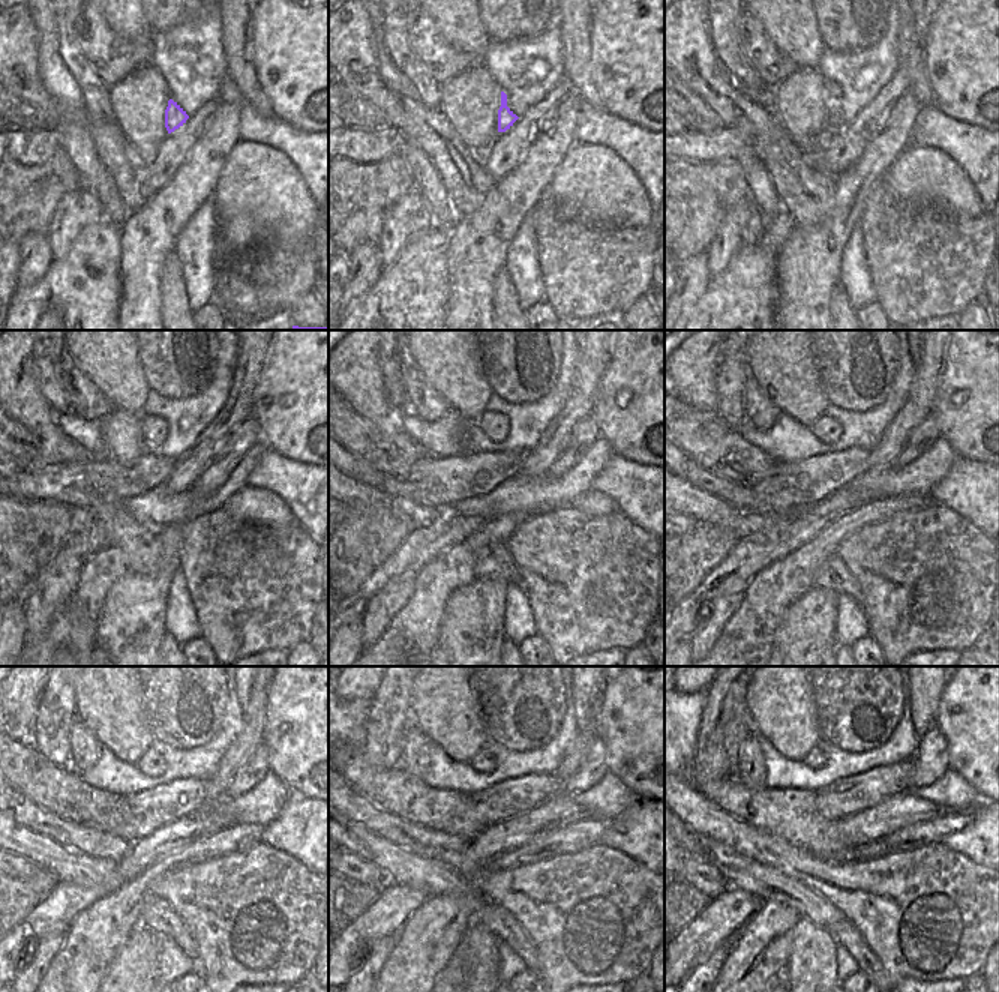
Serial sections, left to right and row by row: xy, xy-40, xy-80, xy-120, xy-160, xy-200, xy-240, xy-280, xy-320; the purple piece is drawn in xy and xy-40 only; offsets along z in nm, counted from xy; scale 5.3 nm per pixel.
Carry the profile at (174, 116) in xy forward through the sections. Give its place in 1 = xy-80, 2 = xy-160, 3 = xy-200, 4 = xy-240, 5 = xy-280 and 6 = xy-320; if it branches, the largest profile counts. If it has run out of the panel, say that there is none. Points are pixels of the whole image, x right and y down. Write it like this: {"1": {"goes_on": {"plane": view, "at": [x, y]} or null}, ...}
{"1": {"goes_on": {"plane": "xy-80", "at": [833, 92]}}, "2": {"goes_on": {"plane": "xy-160", "at": [495, 426]}}, "3": {"goes_on": {"plane": "xy-200", "at": [825, 428]}}, "4": {"goes_on": {"plane": "xy-240", "at": [150, 764]}}, "5": {"goes_on": {"plane": "xy-280", "at": [483, 761]}}, "6": {"goes_on": {"plane": "xy-320", "at": [816, 758]}}}

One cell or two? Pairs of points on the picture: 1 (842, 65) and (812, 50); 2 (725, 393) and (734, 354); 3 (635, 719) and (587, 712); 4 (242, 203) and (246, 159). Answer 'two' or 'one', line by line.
1: two
2: one
3: two
4: one

